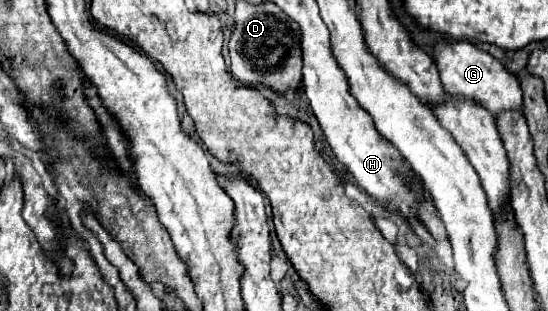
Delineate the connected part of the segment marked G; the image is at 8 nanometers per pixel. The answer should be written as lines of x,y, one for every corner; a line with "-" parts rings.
452,42
452,44
436,44
434,46
434,62
440,70
440,80
444,90
456,98
468,98
478,102
482,108
490,110
490,114
498,116
506,110
524,112
522,102
522,88
518,78
508,72
502,62
492,58
488,52
478,50
470,42

